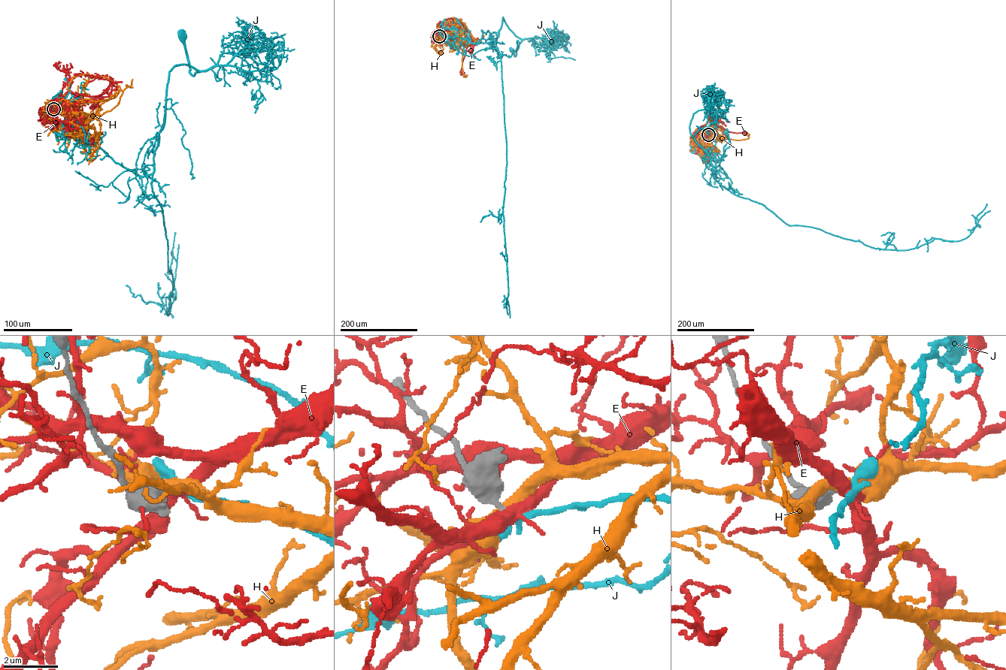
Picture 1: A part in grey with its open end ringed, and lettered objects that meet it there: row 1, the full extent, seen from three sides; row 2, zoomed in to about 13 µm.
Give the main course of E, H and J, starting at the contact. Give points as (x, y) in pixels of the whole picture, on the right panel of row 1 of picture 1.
E: (708, 134), (702, 126), (717, 125), (730, 132), (745, 132)
H: (708, 134), (705, 135), (710, 139), (714, 135), (722, 139), (721, 136), (740, 140), (747, 139), (748, 134)
J: (708, 134), (714, 172), (689, 124), (698, 110), (725, 112), (722, 93)

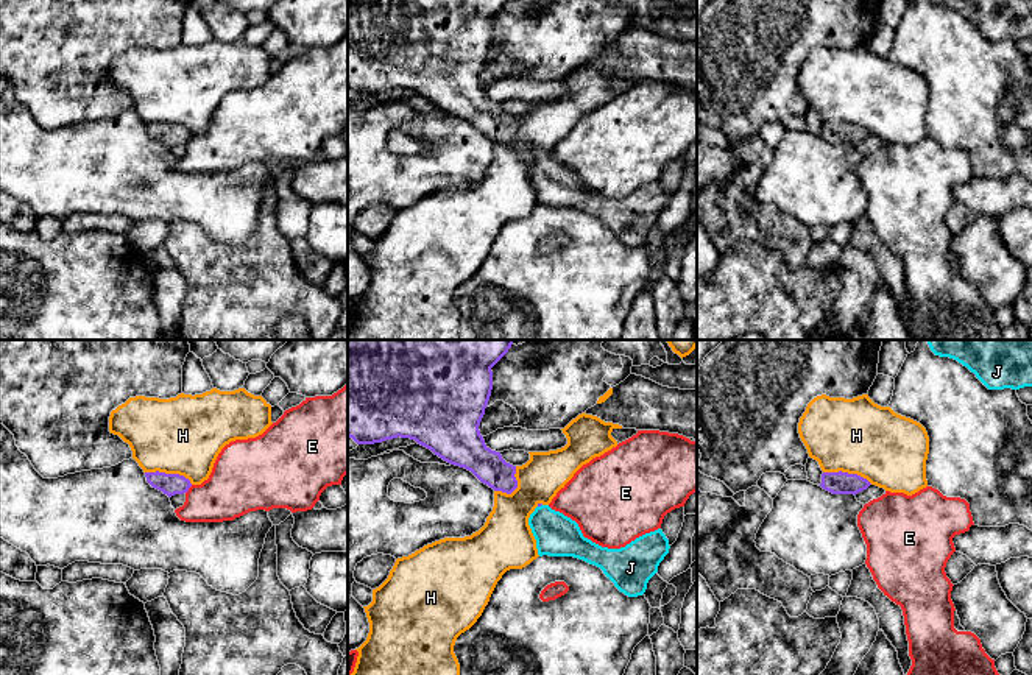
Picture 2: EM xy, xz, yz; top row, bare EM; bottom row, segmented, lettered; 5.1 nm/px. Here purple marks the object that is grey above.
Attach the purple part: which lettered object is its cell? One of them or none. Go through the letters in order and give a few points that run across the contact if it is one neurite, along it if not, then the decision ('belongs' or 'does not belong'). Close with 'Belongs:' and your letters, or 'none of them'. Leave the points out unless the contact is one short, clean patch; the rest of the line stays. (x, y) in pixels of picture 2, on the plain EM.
E: line xy (192, 136), (186, 144); does not belong
H: line xy (145, 122), (178, 123), (192, 134); does not belong
J: line xz (538, 155), (540, 156), (544, 173), (557, 186); belongs
Belongs: J

